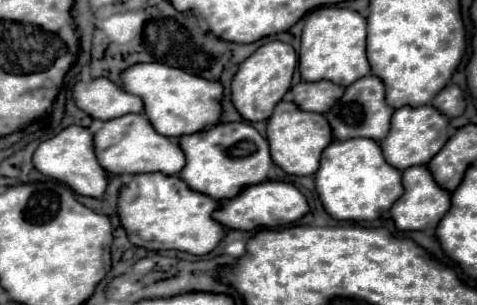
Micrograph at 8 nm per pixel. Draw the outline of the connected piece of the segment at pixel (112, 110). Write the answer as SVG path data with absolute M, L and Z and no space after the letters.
M95 78L91 82L77 82L73 88L75 104L89 116L99 120L113 120L129 112L141 114L143 100L123 92L123 88L107 78Z

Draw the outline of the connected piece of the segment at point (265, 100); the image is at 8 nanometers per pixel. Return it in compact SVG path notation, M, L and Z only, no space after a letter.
M273 40L263 44L257 52L253 52L237 70L233 84L231 84L231 98L239 114L249 122L267 120L277 102L289 92L293 72L297 68L297 54L291 44Z

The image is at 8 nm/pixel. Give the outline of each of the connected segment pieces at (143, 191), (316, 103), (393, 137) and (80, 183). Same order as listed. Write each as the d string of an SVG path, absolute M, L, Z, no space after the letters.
M159 172L133 176L133 180L121 188L117 210L129 240L147 250L181 250L193 256L205 256L217 248L227 232L223 224L211 220L215 200L191 190L179 176L165 176Z
M319 80L319 82L299 82L297 86L291 88L293 100L309 112L329 112L339 96L343 96L345 88L339 84L333 84L329 80Z
M419 106L419 108L397 108L393 112L393 118L391 118L391 130L389 130L389 140L385 136L385 140L381 142L381 148L383 148L383 154L385 154L385 160L395 166L397 170L405 170L405 168L411 168L411 166L425 166L429 164L429 160L445 146L445 142L449 140L451 136L451 130L449 130L449 118L443 116L443 112L435 112L435 108L431 106Z
M69 126L51 140L39 144L39 148L33 154L33 164L41 174L67 184L69 188L73 188L73 192L101 200L105 196L109 178L107 172L103 172L103 168L99 168L99 162L95 160L95 148L91 148L91 136L93 134L87 128Z

